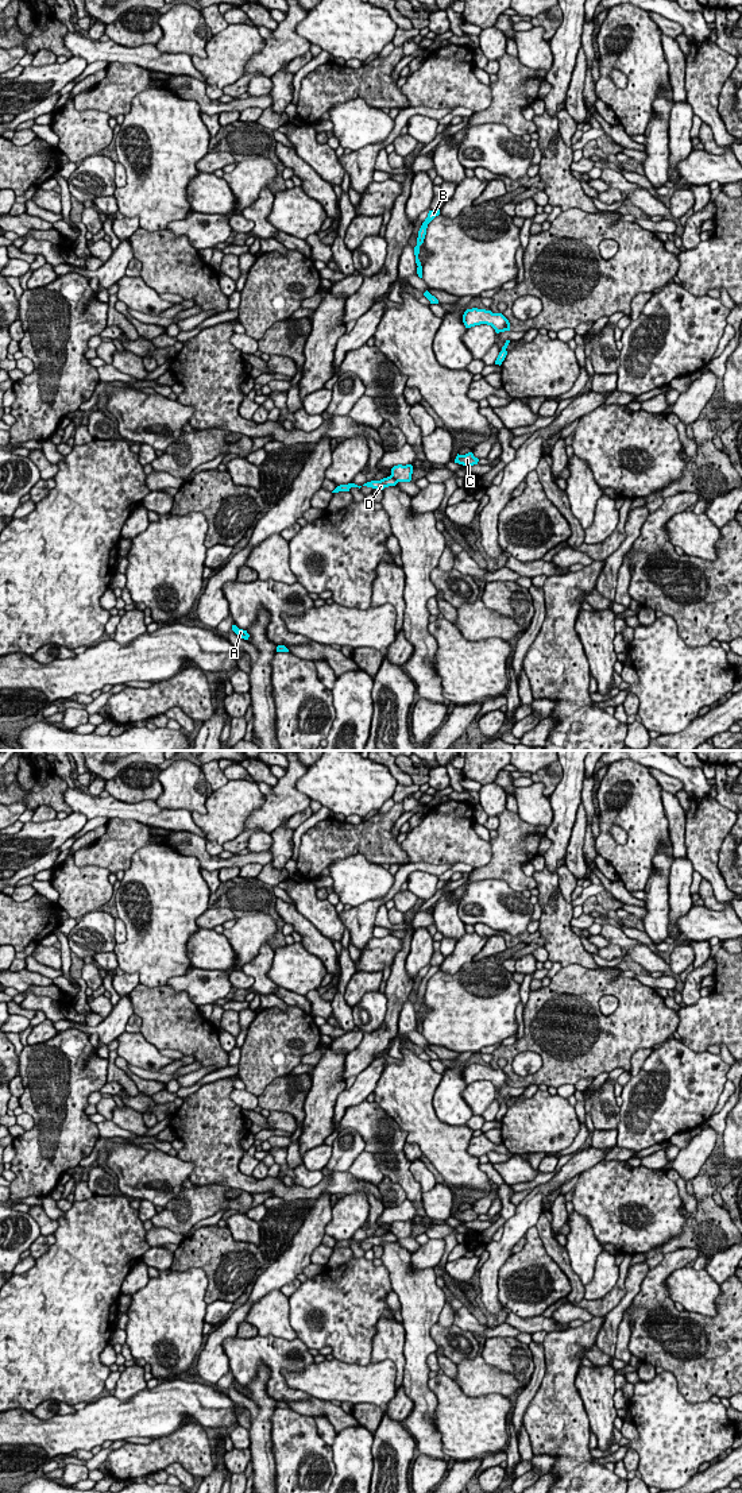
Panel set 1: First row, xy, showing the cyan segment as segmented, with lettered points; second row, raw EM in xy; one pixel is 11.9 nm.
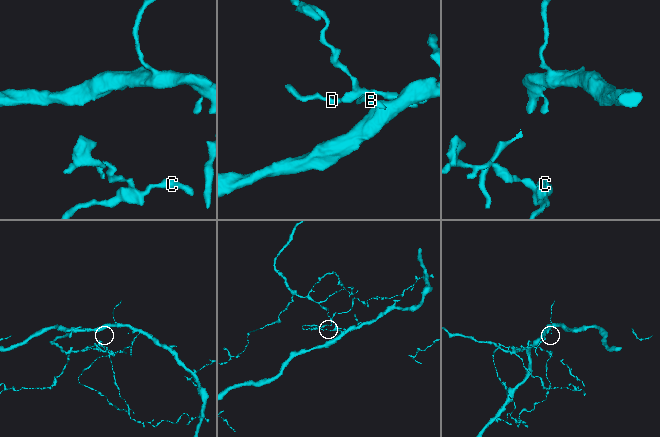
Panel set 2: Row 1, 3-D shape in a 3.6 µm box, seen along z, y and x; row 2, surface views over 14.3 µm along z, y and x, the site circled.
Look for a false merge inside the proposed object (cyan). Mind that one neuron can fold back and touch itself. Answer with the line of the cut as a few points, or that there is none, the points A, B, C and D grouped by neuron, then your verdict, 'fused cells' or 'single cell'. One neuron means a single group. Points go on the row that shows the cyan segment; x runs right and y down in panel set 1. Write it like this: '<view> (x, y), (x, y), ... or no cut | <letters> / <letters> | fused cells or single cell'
xy (391, 474), (397, 482) | A B D / C | fused cells

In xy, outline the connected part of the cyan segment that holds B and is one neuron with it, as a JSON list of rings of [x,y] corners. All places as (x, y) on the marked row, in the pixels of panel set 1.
[[[440,209],[429,211],[428,217],[425,219],[425,221],[422,223],[422,225],[418,231],[417,246],[414,247],[414,255],[416,255],[416,263],[418,266],[417,267],[417,274],[418,274],[420,278],[422,278],[422,266],[421,266],[420,259],[418,259],[420,246],[424,243],[428,224],[438,215],[440,215]]]

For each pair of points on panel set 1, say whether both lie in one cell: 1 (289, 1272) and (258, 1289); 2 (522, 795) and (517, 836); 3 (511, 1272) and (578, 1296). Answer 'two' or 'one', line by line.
1: one
2: two
3: two

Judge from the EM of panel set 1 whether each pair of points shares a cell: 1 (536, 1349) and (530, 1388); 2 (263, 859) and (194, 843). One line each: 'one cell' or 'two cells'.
1: one cell
2: one cell

